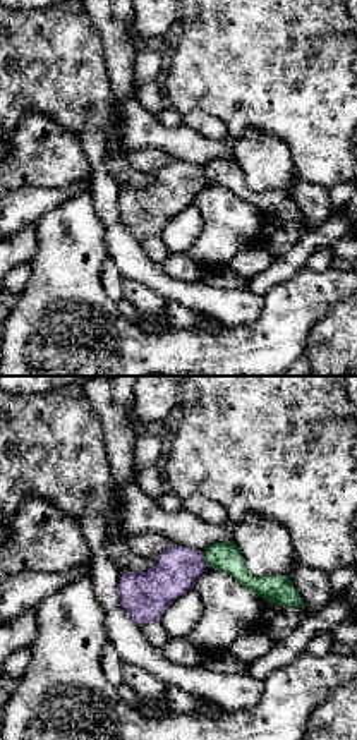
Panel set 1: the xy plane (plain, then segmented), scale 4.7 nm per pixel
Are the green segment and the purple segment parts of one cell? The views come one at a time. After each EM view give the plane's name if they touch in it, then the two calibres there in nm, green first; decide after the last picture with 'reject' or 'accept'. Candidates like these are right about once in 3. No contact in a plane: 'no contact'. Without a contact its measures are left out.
xy | 140/220 nm

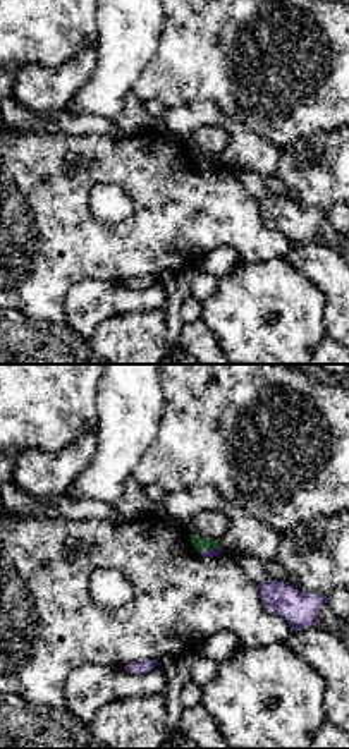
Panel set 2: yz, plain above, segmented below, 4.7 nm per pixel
yz | 70/40 nm

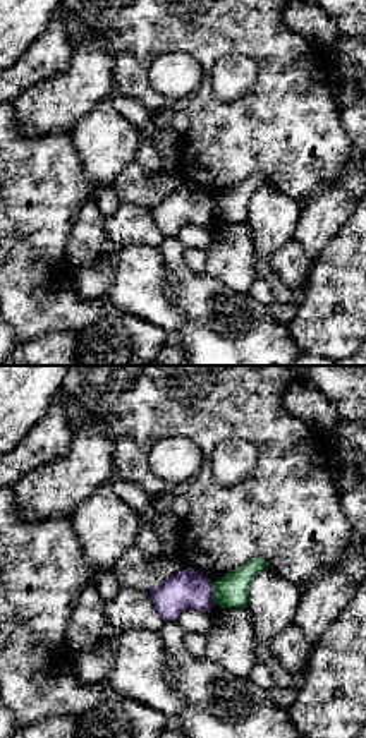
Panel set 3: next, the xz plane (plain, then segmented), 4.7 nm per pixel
xz | 160/180 nm

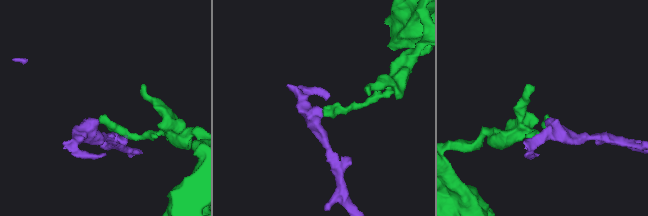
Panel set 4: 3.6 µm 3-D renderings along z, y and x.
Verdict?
reject

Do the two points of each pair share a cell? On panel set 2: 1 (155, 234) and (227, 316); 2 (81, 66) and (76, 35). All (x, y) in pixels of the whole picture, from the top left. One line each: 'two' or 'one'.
1: two
2: two

